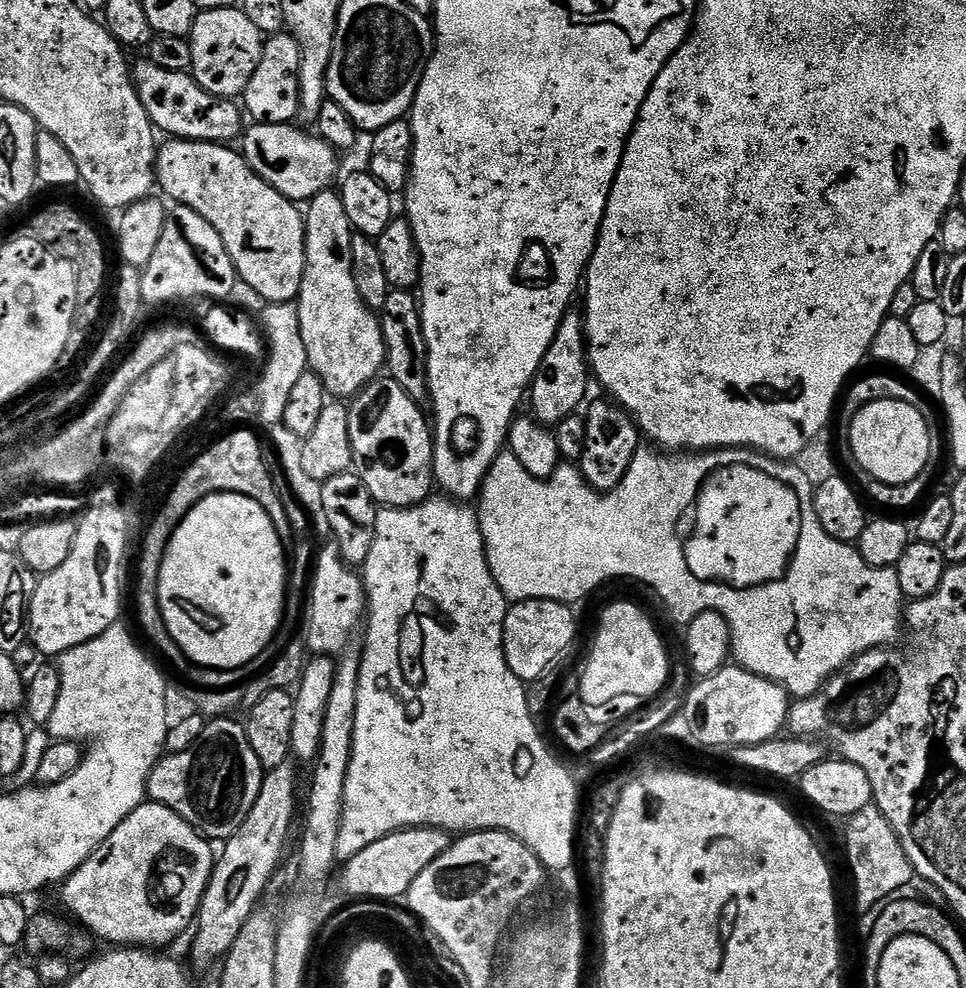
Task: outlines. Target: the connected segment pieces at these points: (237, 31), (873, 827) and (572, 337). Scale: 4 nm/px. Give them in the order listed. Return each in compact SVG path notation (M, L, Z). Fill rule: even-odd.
M239 7L226 10L197 11L192 27L190 43L192 45L192 66L190 74L210 94L239 97L250 82L258 62L262 58L265 37L246 18Z
M875 803L867 804L858 814L847 817L848 829L844 832L844 844L848 847L848 864L852 867L852 880L856 883L856 904L860 908L872 908L883 905L893 899L904 887L911 885L914 880L912 863L906 858L906 850L902 850L902 842L898 834L890 826L884 812L878 810Z
M569 310L559 322L546 356L539 364L538 374L528 391L528 406L531 415L545 426L555 426L573 415L586 396L590 384L590 369L587 357L587 340L584 337L584 317L581 311Z

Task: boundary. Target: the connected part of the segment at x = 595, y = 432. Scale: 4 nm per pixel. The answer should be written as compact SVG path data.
M611 398L596 400L583 413L586 426L586 450L582 450L578 467L584 480L597 492L609 492L617 488L634 462L634 454L642 447L642 433L636 420L621 404Z

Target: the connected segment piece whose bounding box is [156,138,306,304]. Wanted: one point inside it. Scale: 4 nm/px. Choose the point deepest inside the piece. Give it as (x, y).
(263, 232)

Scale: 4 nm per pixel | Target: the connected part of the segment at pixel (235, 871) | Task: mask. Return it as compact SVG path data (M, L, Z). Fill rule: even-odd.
M291 763L271 769L262 782L262 790L258 794L258 802L254 802L254 810L246 814L246 822L238 826L238 830L229 840L223 841L224 853L219 853L212 877L200 904L200 915L194 924L196 937L192 940L192 960L200 968L208 968L211 964L219 965L227 956L230 946L234 946L234 938L242 934L242 926L246 926L246 918L261 903L268 883L276 876L280 863L284 860L284 851L288 848L288 835L292 832L292 823L296 820L296 772Z

